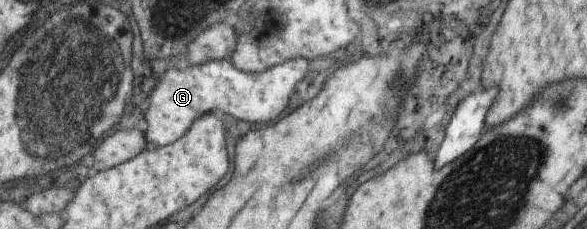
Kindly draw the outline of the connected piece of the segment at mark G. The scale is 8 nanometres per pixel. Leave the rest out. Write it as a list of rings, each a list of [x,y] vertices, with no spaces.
[[[213,59],[201,65],[190,65],[188,68],[179,69],[172,68],[165,71],[163,79],[159,79],[157,87],[153,87],[153,93],[149,97],[149,105],[143,109],[141,117],[147,122],[147,129],[143,131],[145,139],[149,143],[157,144],[157,146],[167,146],[175,143],[177,139],[181,139],[189,127],[193,125],[195,119],[203,117],[206,112],[221,111],[227,113],[228,118],[231,115],[239,117],[241,121],[247,123],[271,123],[275,121],[289,105],[289,95],[295,91],[297,83],[303,81],[303,77],[307,75],[309,69],[309,61],[307,59],[293,59],[293,61],[285,61],[281,65],[272,66],[266,71],[260,73],[245,72],[236,69],[231,61],[223,59]]]

